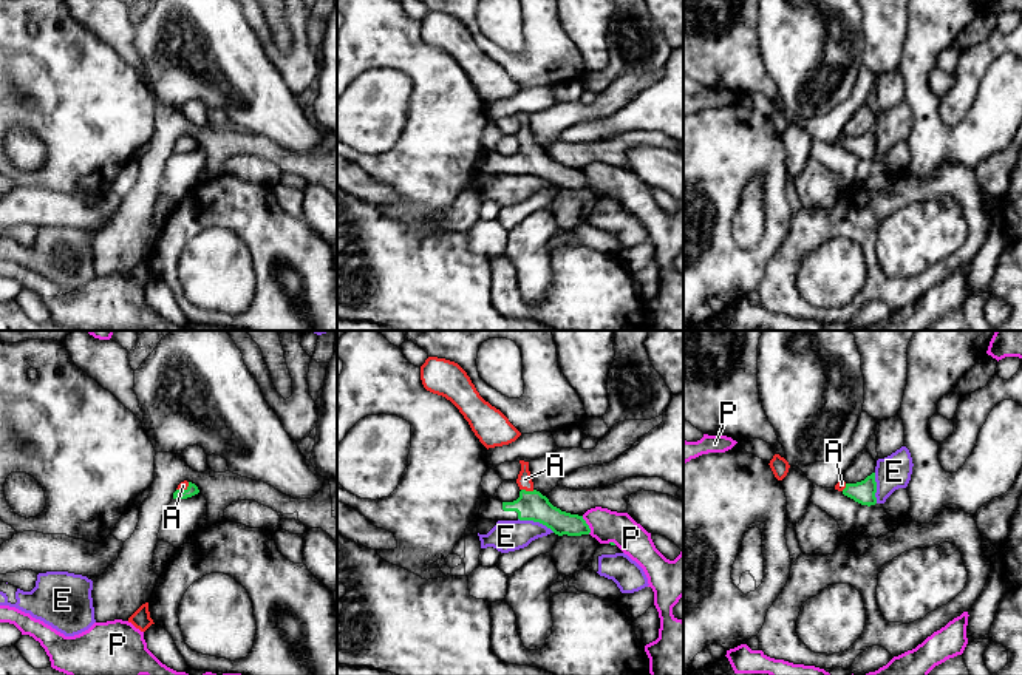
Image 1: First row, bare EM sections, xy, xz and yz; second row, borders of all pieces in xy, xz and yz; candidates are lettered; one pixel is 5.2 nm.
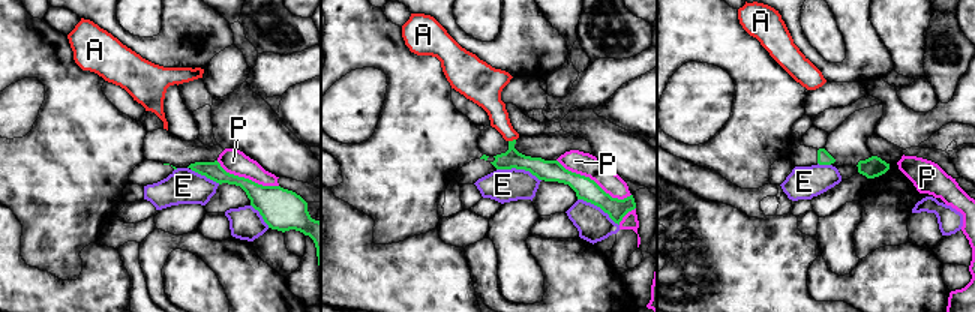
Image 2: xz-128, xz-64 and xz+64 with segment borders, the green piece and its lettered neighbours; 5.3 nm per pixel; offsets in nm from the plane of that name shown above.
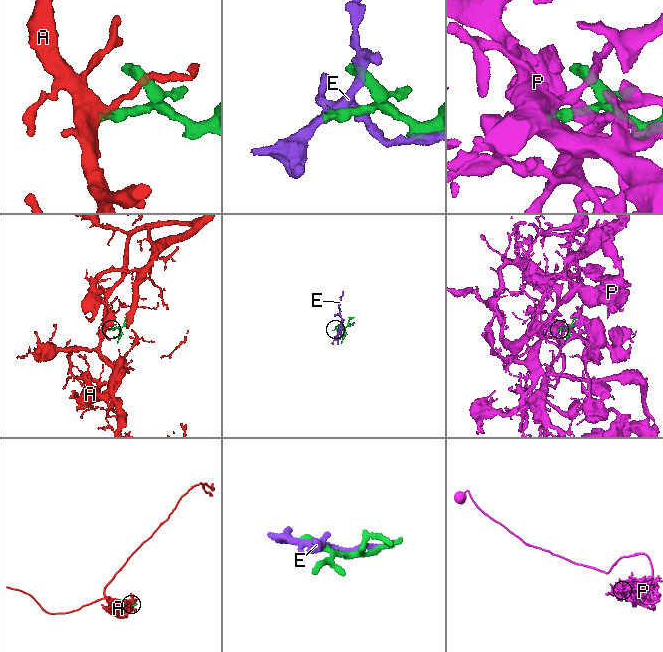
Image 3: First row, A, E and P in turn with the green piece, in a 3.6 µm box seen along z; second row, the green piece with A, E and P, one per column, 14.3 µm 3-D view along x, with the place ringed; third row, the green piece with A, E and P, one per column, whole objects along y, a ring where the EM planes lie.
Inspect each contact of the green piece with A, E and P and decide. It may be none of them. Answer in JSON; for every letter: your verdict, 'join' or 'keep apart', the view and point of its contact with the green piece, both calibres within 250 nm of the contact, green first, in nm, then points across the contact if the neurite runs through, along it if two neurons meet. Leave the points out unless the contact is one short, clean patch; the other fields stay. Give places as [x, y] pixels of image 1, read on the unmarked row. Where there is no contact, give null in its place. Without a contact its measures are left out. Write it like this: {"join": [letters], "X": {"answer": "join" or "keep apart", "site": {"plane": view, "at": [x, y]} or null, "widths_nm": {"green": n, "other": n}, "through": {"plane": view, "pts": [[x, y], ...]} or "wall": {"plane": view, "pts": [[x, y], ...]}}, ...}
{"join": ["A"], "A": {"answer": "join", "site": {"plane": "xz", "at": [528, 145]}, "widths_nm": {"green": 160, "other": 80}, "through": {"plane": "xz", "pts": [[531, 159], [528, 145], [524, 133]]}}, "E": {"answer": "keep apart", "site": {"plane": "xz", "at": [537, 175]}, "widths_nm": {"green": 160, "other": 160}}, "P": {"answer": "keep apart", "site": {"plane": "xz", "at": [588, 179]}, "widths_nm": {"green": 120, "other": 170}}}

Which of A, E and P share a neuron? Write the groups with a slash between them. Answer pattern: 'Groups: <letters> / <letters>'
Groups: A / E / P

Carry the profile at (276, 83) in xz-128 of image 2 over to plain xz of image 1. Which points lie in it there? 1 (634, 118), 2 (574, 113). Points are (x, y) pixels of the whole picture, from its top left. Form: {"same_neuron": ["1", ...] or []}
{"same_neuron": ["2"]}

